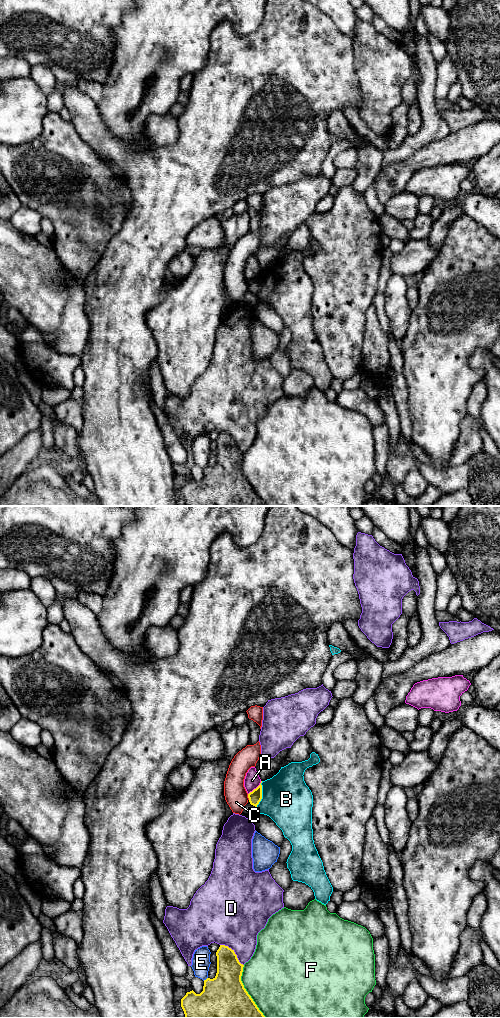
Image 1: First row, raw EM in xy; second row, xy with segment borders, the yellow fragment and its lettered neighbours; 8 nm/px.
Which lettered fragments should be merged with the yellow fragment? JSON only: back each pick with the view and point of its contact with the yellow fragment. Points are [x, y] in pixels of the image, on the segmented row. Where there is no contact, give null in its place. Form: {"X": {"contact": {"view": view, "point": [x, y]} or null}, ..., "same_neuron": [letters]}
{"same_neuron": []}

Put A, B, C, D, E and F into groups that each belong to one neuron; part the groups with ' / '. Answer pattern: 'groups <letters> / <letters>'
groups A / B / C / D / E / F

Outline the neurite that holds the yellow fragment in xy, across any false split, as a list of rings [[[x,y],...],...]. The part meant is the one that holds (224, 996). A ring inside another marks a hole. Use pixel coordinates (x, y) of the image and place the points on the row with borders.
[[[220,945],[216,952],[217,973],[213,979],[204,980],[203,991],[196,994],[187,992],[181,999],[185,1018],[265,1018],[241,981],[244,965],[241,964],[234,950]]]

